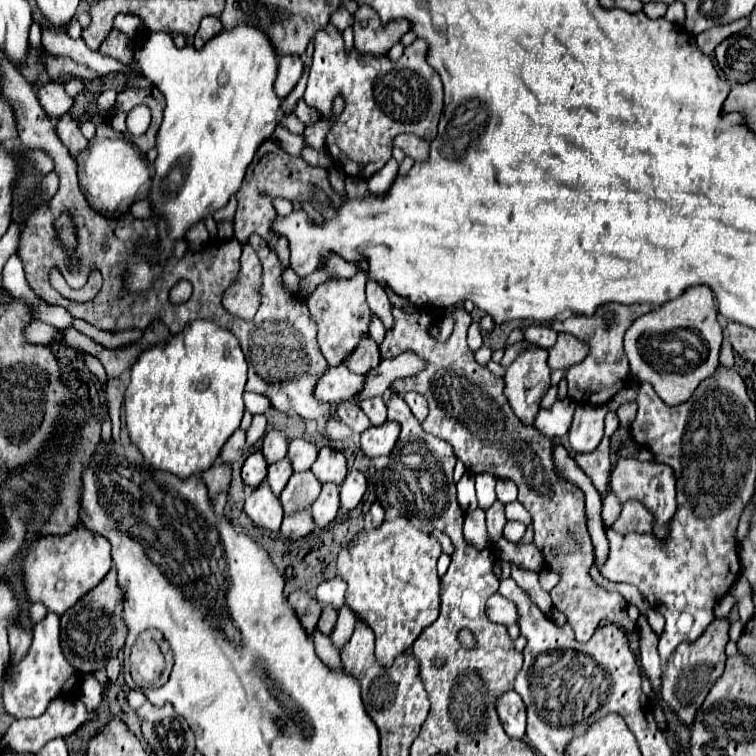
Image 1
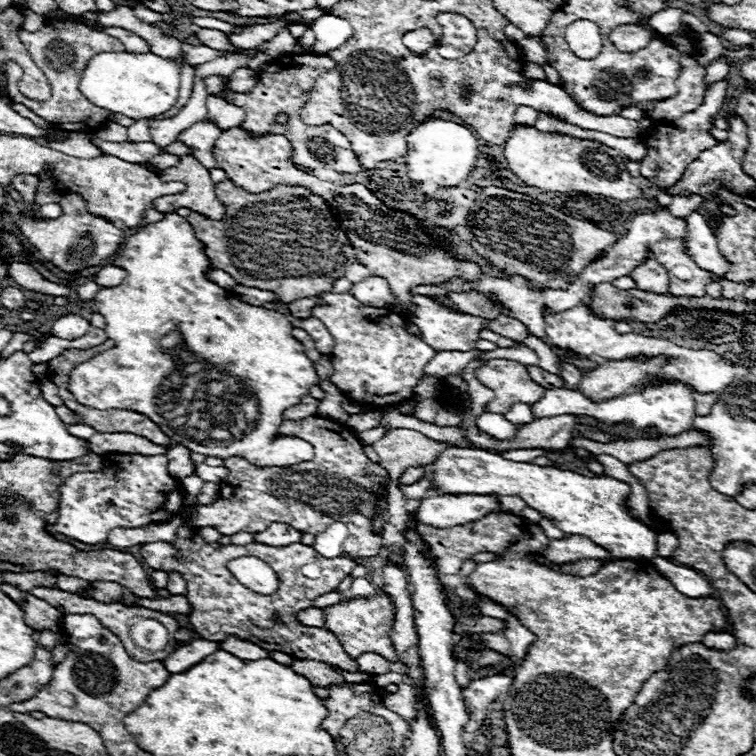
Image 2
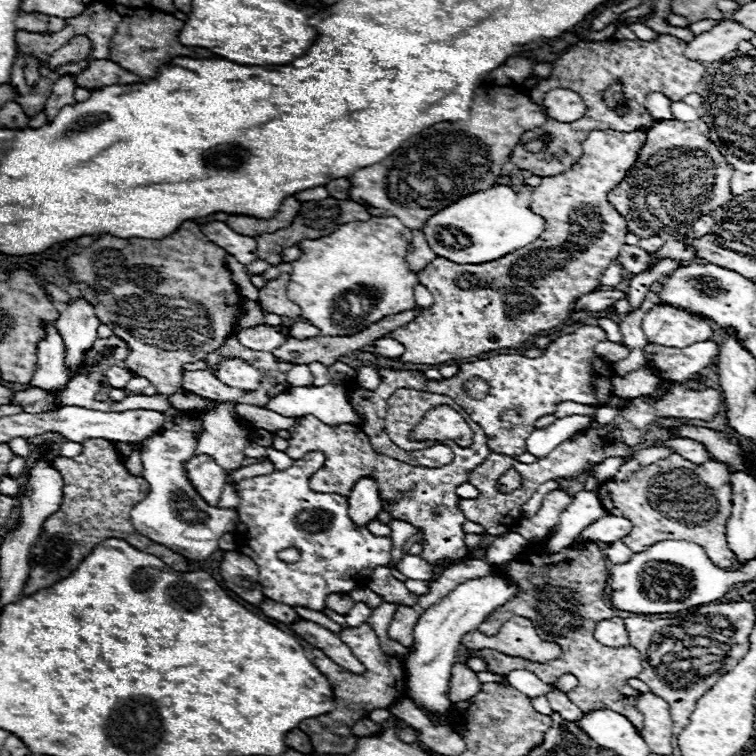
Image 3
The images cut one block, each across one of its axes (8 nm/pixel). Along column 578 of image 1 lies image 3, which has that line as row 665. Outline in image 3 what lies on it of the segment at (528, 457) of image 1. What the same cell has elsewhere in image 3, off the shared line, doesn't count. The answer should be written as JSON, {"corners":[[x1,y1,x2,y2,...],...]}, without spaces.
{"corners":[[576,536,574,542,558,554,546,554,542,550,542,544,528,546,516,560,510,564,500,564,494,570,500,570,502,576,516,582,518,596,510,598,502,608,496,608,484,622,478,626,478,630,486,636,498,634,502,624,510,620,512,616,524,616,528,620,534,620,534,626,538,626,538,634,544,640,556,642,562,648,562,654,556,660,548,660,544,664,520,658,520,656,506,656,502,652,484,648,480,650,480,658,488,664,488,672,508,674,512,670,530,670,534,672,542,682,554,684,562,674,574,674,578,678,578,688,570,690,570,700,584,712,600,706,608,706,616,712,622,712,628,720,632,720,634,728,638,728,638,734,642,732,642,714,636,710,636,702,640,698,640,692,626,684,628,678,636,678,642,670,642,656,636,648,626,646,622,648,610,648,596,642,594,628,600,620,606,620,612,614,612,608,606,598,606,562,600,552,600,548,588,540,584,548,578,546,582,536]]}

